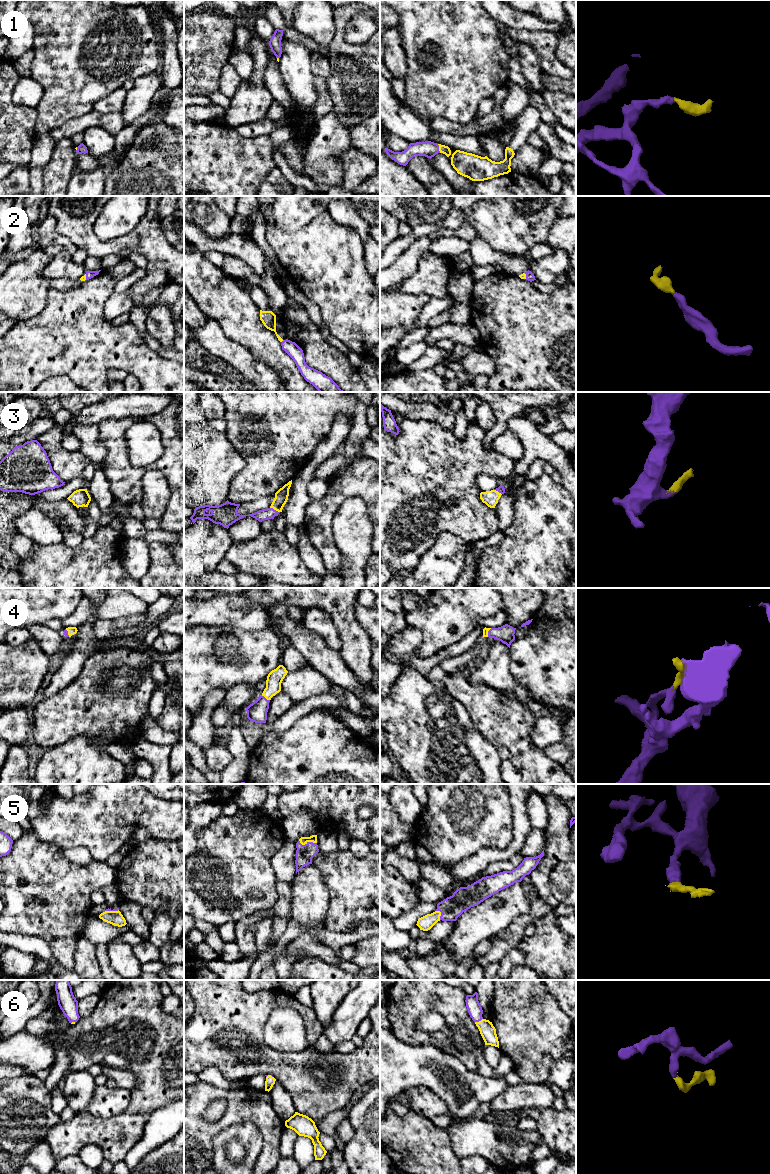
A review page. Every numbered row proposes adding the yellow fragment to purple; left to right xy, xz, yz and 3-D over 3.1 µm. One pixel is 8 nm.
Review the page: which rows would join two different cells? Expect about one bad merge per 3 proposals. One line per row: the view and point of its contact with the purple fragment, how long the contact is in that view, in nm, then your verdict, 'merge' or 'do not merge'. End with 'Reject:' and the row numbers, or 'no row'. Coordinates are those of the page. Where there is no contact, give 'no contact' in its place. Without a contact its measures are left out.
1: meets purple in yz at (438, 148); contact 80 nm long; merge
2: meets purple in xy at (86, 277); contact 50 nm long; merge
3: meets purple in xz at (275, 510); contact 90 nm long; merge
4: meets purple in xz at (264, 697); contact 80 nm long; merge
5: meets purple in xz at (307, 843); contact 150 nm long; merge
6: meets purple in yz at (478, 1021); contact 70 nm long; merge
Reject: no row

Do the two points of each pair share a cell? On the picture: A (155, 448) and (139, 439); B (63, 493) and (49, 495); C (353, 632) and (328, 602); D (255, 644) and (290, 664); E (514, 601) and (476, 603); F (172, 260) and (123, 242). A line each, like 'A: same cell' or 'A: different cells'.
A: same cell
B: same cell
C: same cell
D: different cells
E: different cells
F: same cell

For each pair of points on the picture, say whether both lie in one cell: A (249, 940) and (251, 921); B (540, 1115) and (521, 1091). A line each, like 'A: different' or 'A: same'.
A: same
B: different

